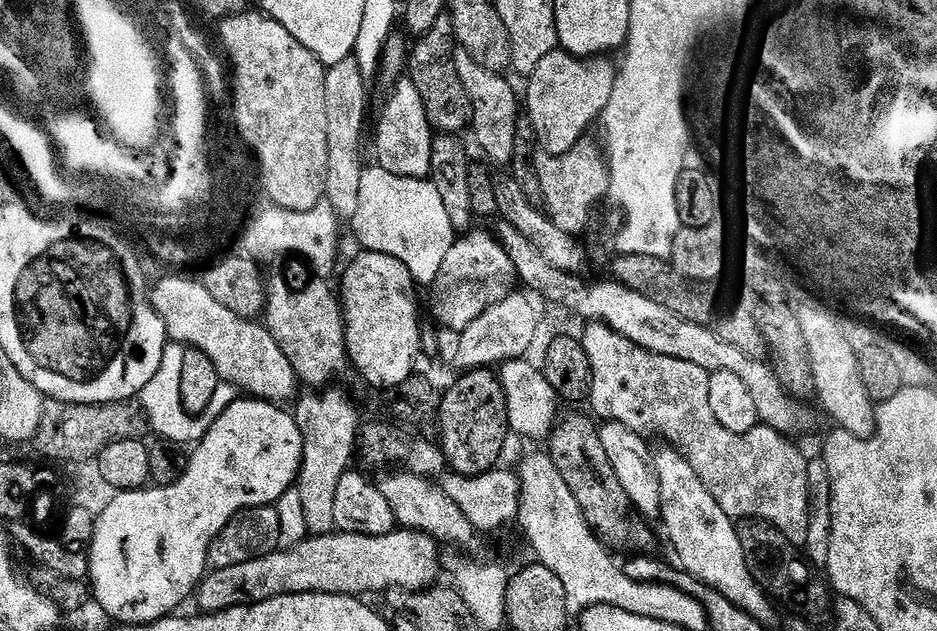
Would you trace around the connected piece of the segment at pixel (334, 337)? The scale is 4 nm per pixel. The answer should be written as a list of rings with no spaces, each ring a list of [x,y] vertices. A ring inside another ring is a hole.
[[[268,276],[266,280],[266,303],[262,313],[263,323],[269,334],[278,342],[278,346],[290,358],[297,377],[308,385],[318,385],[324,380],[334,378],[334,370],[343,373],[346,362],[343,357],[327,360],[324,354],[330,345],[343,347],[344,343],[344,318],[342,304],[332,293],[329,281],[316,278],[311,281],[311,291],[307,295],[291,296],[288,291],[293,288],[289,281],[284,281],[280,276]],[[312,368],[320,368],[312,374]]]

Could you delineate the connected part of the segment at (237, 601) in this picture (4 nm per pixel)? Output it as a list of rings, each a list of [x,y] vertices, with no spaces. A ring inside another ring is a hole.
[[[331,530],[323,534],[313,534],[309,540],[296,544],[293,548],[281,547],[262,558],[242,562],[242,566],[226,566],[209,571],[198,585],[200,596],[199,611],[204,614],[225,612],[231,608],[241,608],[244,604],[257,604],[263,600],[273,600],[279,596],[297,596],[307,592],[330,594],[331,596],[367,597],[367,592],[384,592],[389,590],[423,590],[435,585],[437,541],[423,532],[397,530],[381,536],[367,536],[361,532]]]

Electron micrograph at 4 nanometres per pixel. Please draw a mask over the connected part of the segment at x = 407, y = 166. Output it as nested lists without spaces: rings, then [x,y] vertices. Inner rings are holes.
[[[411,77],[402,78],[395,84],[393,95],[385,104],[376,128],[376,162],[379,167],[398,174],[399,177],[425,179],[431,171],[431,143],[434,132],[429,121],[422,117],[425,106],[418,88],[414,86]],[[412,114],[417,114],[418,118],[412,118]]]

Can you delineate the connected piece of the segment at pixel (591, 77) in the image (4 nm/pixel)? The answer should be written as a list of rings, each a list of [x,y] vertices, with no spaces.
[[[561,48],[545,56],[536,66],[527,81],[524,110],[549,155],[568,153],[581,142],[588,126],[603,114],[612,96],[617,73],[617,67],[607,57],[579,58]]]

